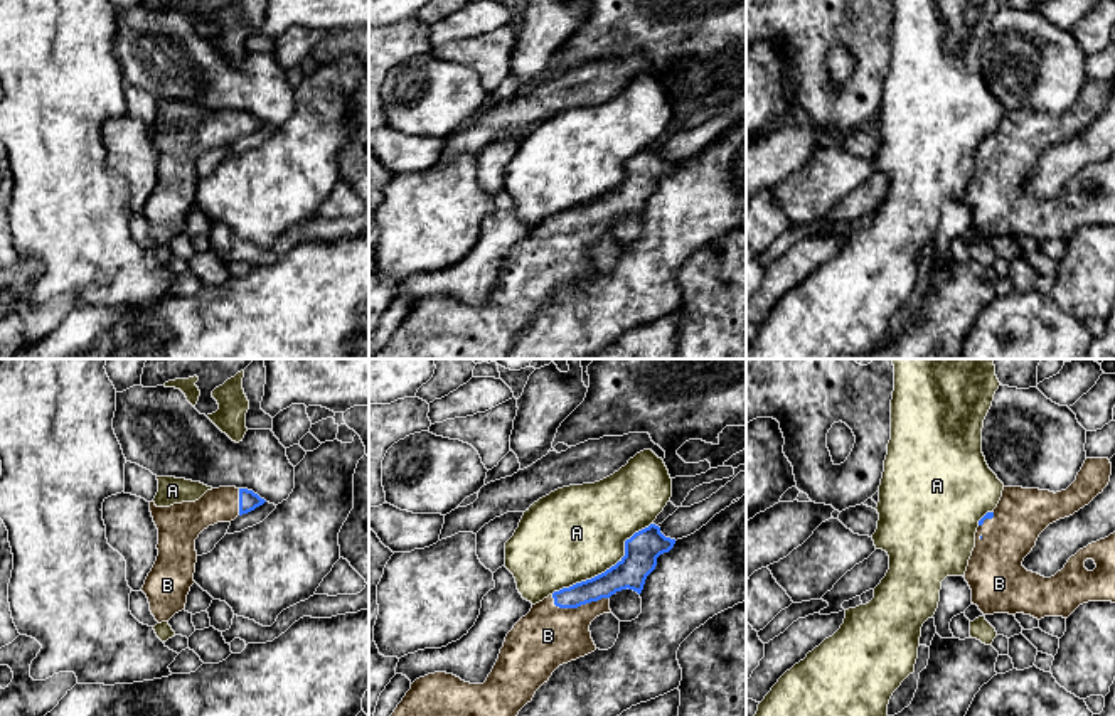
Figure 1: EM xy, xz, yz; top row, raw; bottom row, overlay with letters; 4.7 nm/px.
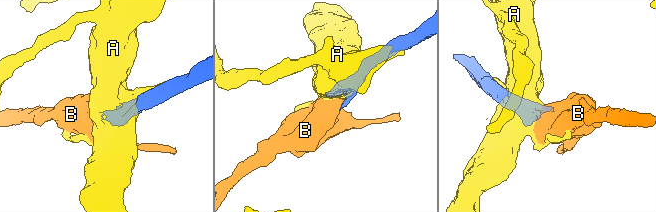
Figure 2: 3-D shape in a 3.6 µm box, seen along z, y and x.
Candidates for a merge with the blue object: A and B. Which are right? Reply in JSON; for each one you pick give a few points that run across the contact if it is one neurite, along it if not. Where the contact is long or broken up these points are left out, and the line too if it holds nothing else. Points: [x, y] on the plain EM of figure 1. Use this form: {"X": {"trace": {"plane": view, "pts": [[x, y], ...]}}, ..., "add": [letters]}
{"add": ["B"]}

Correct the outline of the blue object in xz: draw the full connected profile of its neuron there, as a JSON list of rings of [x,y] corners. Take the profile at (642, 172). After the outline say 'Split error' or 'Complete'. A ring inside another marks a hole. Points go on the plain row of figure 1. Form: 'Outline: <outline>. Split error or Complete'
Outline: [[[655,147],[635,155],[625,163],[625,179],[615,189],[532,227],[507,256],[483,307],[470,307],[446,295],[419,300],[389,342],[371,359],[507,359],[519,334],[532,323],[536,313],[559,288],[596,273],[590,248],[596,239],[611,236],[610,219],[627,211],[640,217],[647,199],[657,189],[657,180],[669,175],[674,167],[675,162],[665,160]]]. Split error

